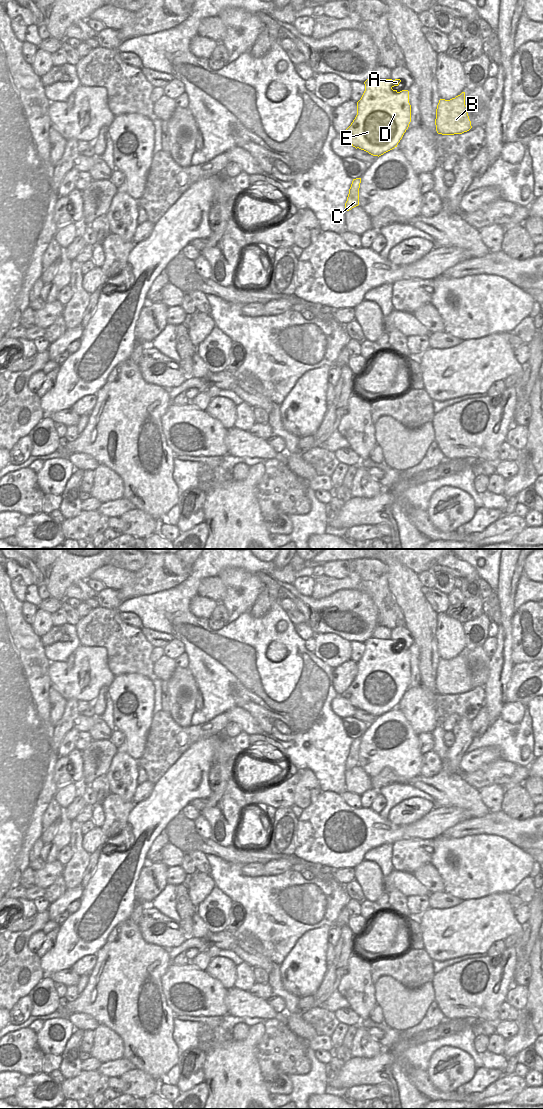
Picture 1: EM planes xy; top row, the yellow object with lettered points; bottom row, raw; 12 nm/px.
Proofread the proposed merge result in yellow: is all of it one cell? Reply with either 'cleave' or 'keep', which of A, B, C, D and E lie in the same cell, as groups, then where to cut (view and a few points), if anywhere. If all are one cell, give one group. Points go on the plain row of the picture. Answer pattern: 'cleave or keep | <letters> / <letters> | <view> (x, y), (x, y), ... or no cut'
keep | A B C D E | no cut

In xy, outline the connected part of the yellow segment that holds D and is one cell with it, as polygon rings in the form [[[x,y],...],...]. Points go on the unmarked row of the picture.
[[[367,639],[357,675],[342,693],[356,709],[381,716],[397,707],[411,682],[409,651],[393,650],[400,639]]]

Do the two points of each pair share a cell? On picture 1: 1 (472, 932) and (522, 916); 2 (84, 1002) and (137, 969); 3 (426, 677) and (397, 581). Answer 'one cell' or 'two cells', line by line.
1: two cells
2: one cell
3: one cell

